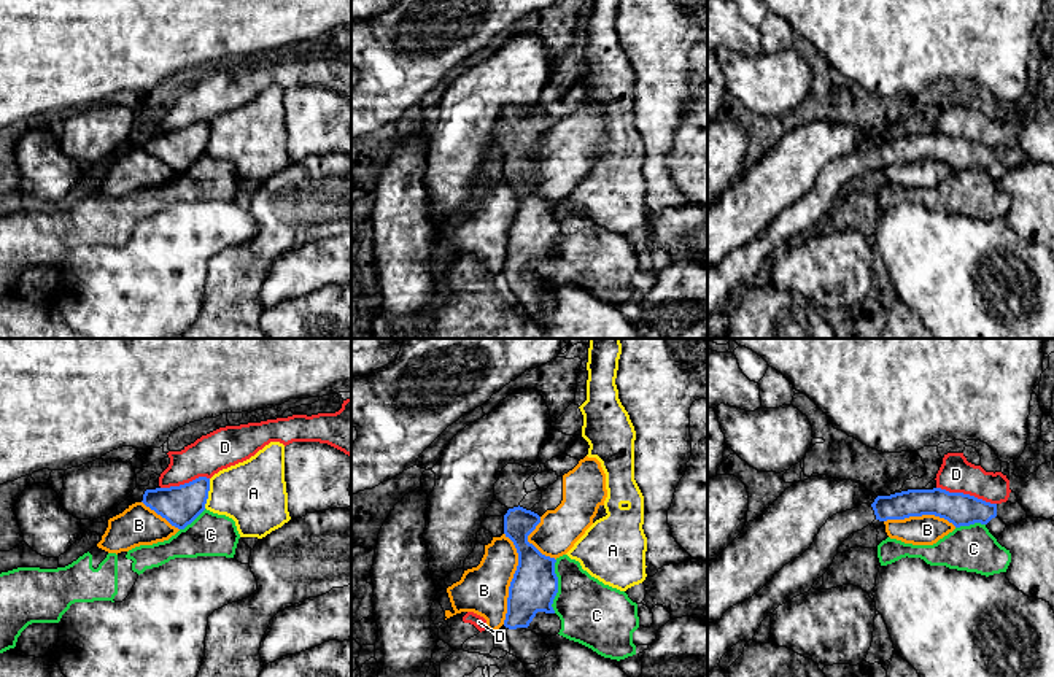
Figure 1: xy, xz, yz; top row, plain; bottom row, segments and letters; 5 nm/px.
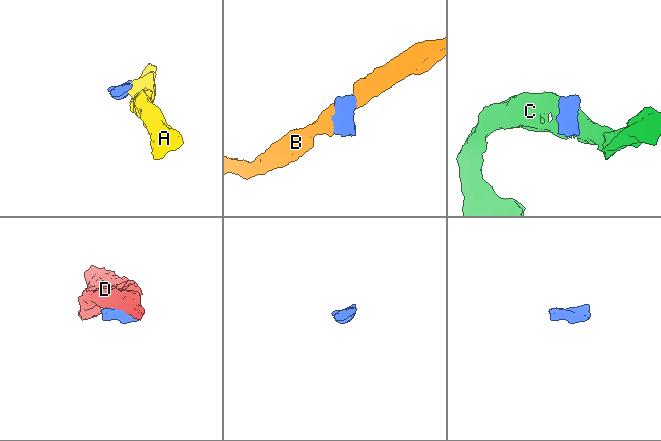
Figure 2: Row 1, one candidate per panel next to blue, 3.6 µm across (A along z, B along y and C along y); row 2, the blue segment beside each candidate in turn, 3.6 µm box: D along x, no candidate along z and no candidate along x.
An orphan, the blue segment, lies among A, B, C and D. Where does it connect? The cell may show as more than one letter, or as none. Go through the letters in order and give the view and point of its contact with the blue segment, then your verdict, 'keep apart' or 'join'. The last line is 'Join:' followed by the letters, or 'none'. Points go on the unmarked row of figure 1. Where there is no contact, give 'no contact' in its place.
A: xy (207, 137) | keep apart
B: xz (512, 223) | keep apart
C: xz (557, 231) | keep apart
D: yz (967, 139) | keep apart
Join: none

